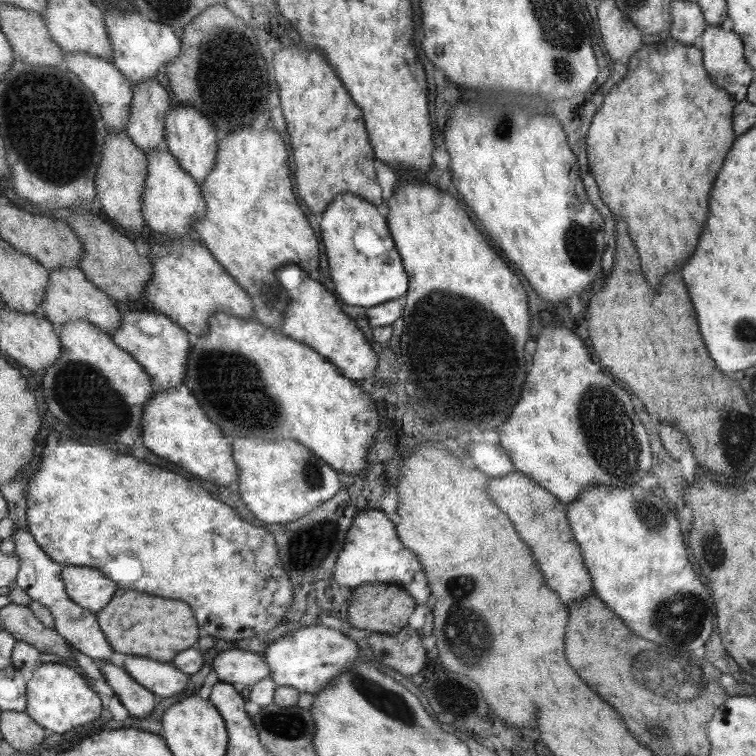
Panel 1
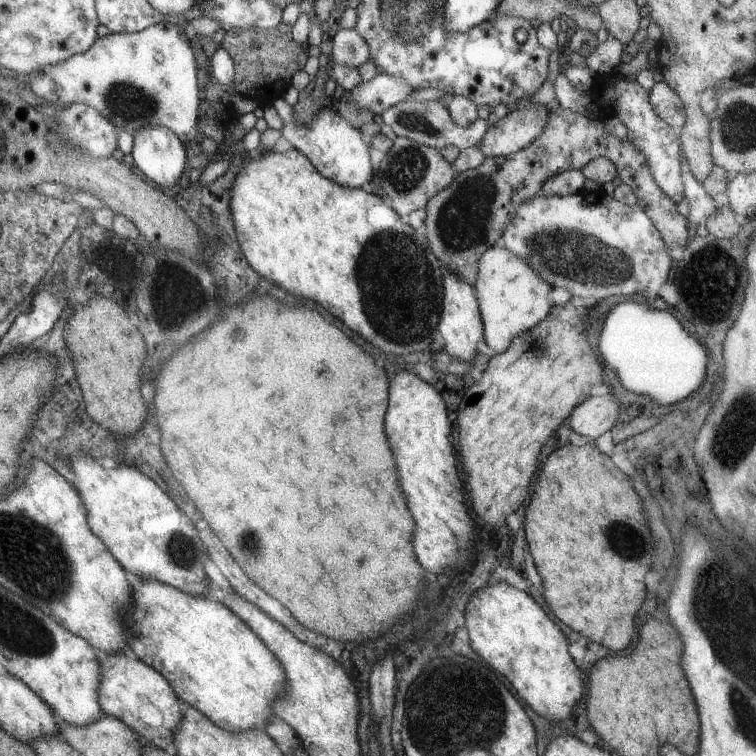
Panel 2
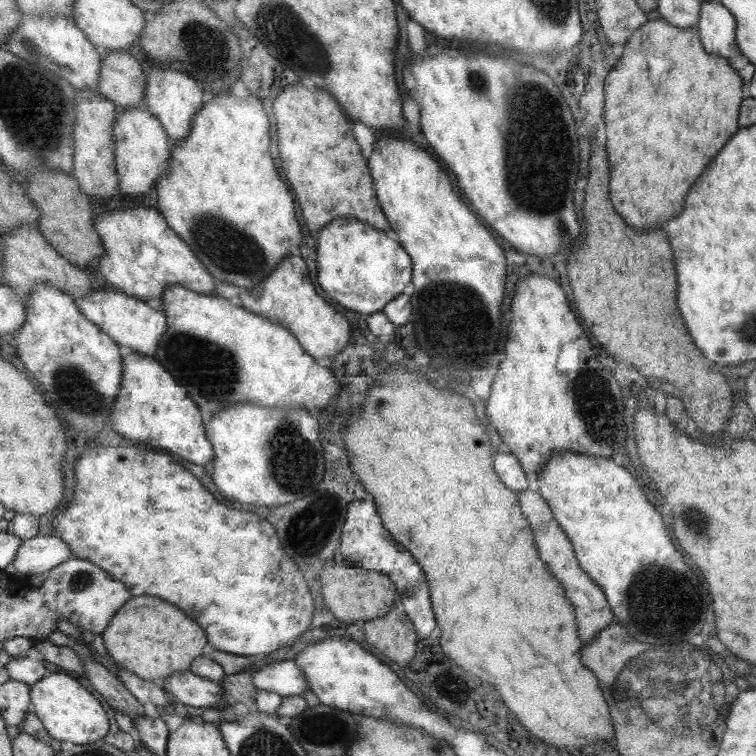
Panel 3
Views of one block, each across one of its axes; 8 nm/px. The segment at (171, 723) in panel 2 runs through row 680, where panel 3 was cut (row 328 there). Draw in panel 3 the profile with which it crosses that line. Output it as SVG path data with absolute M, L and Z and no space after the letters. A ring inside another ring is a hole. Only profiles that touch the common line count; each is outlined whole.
M115 289L112 291L92 291L74 302L80 314L83 314L89 322L99 326L100 330L109 336L109 339L117 342L118 346L126 351L155 358L156 348L168 327L165 315L160 309Z

